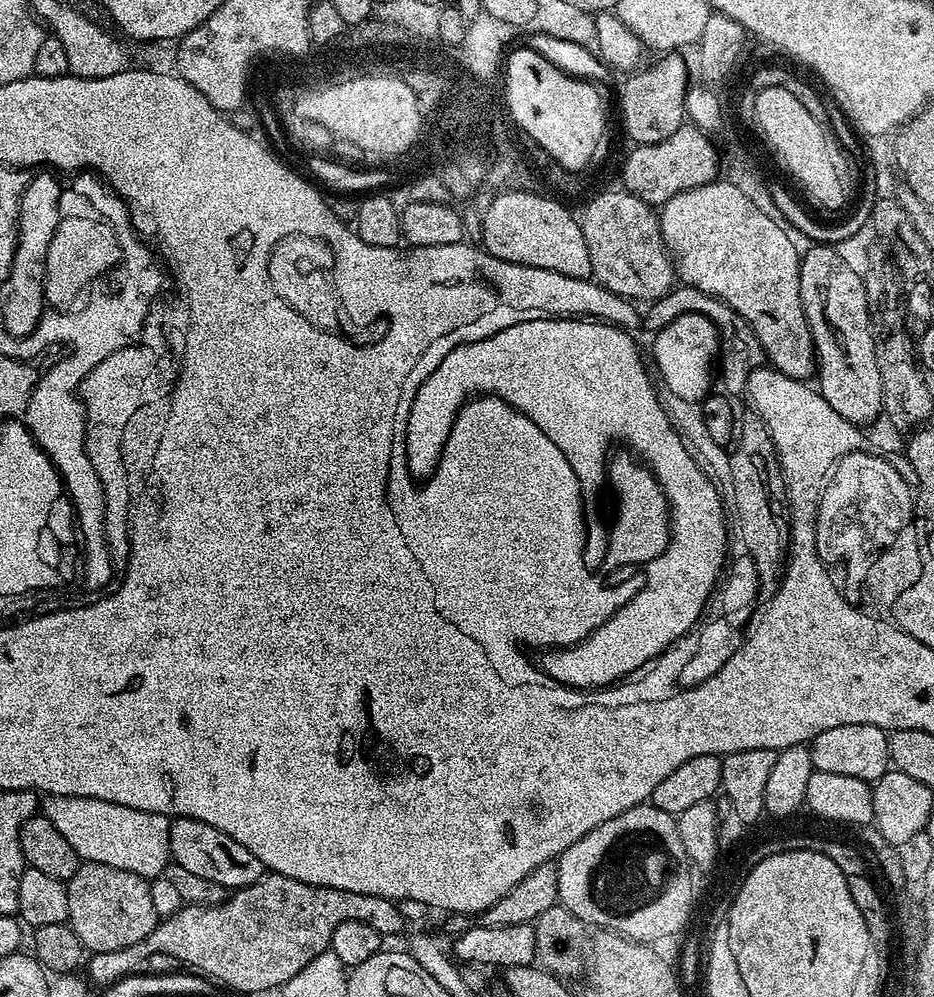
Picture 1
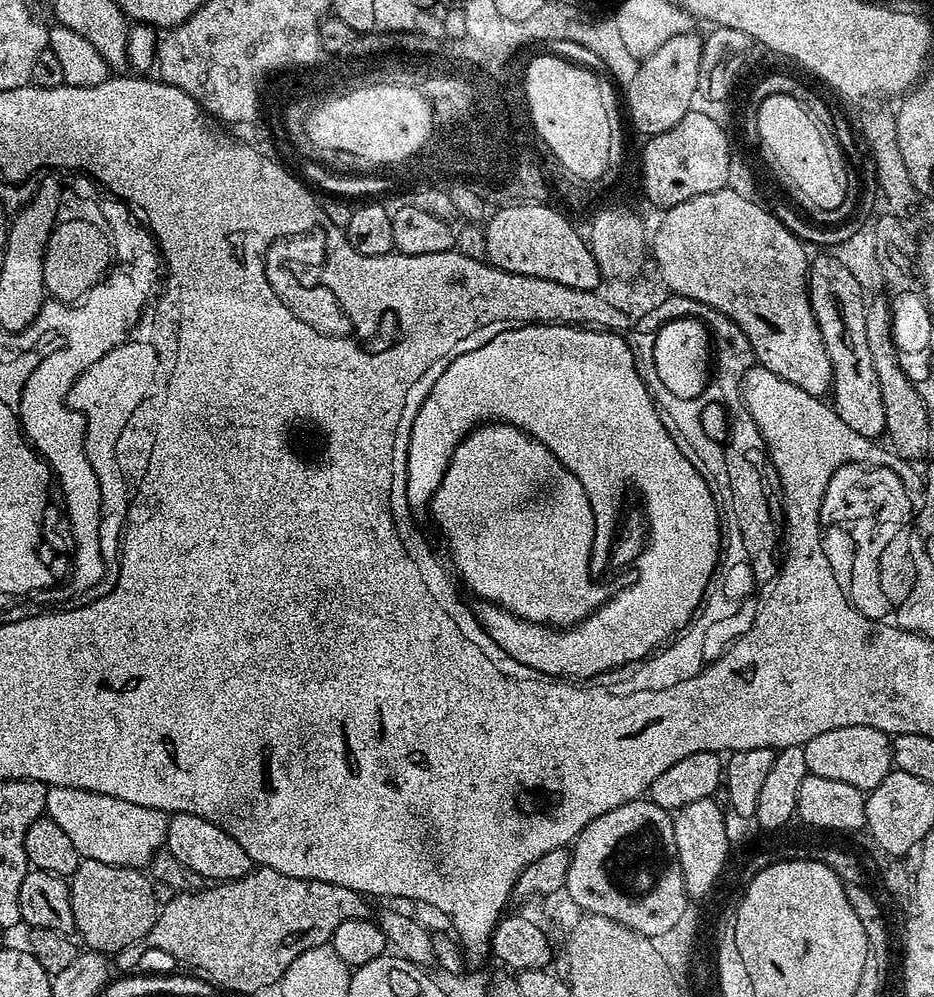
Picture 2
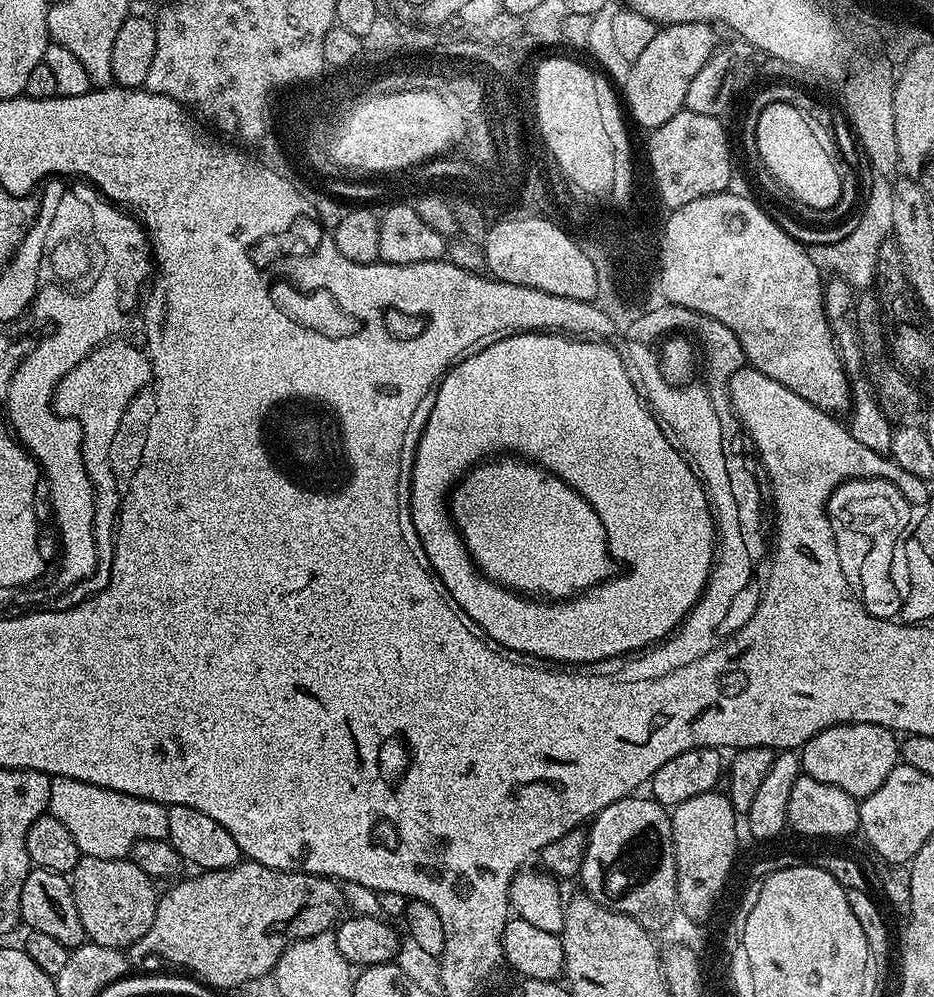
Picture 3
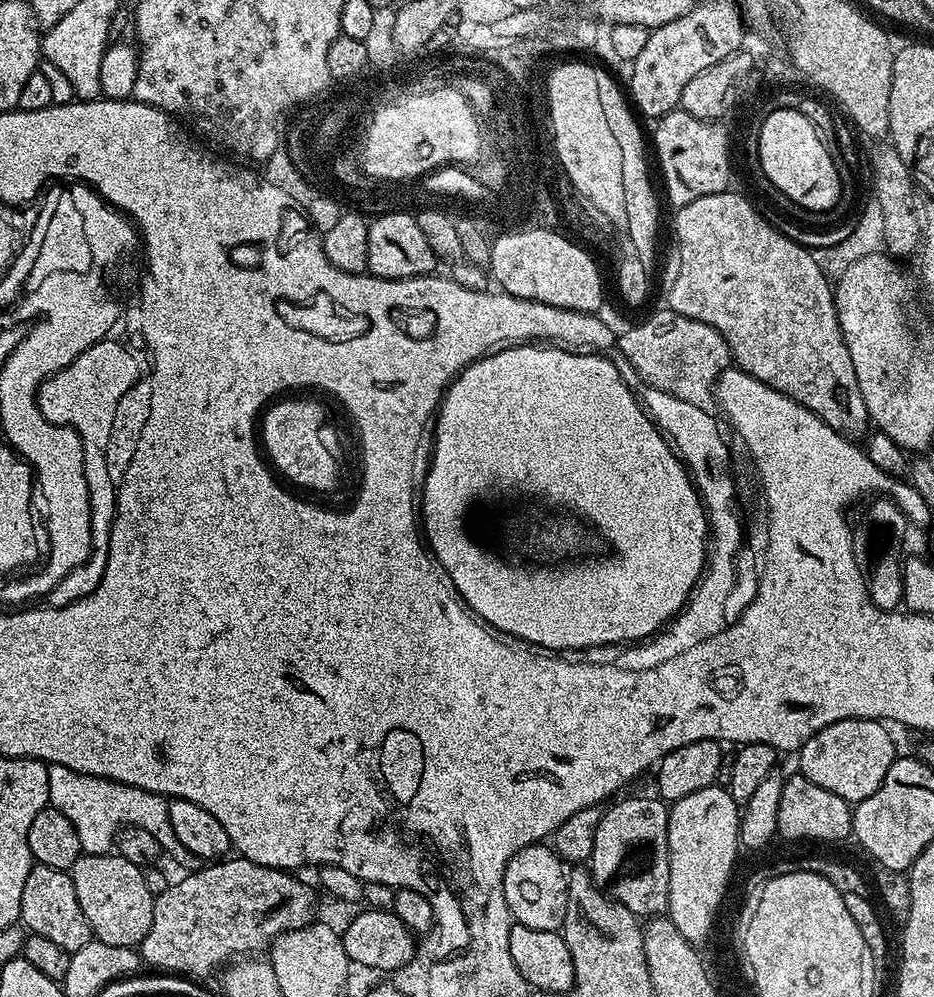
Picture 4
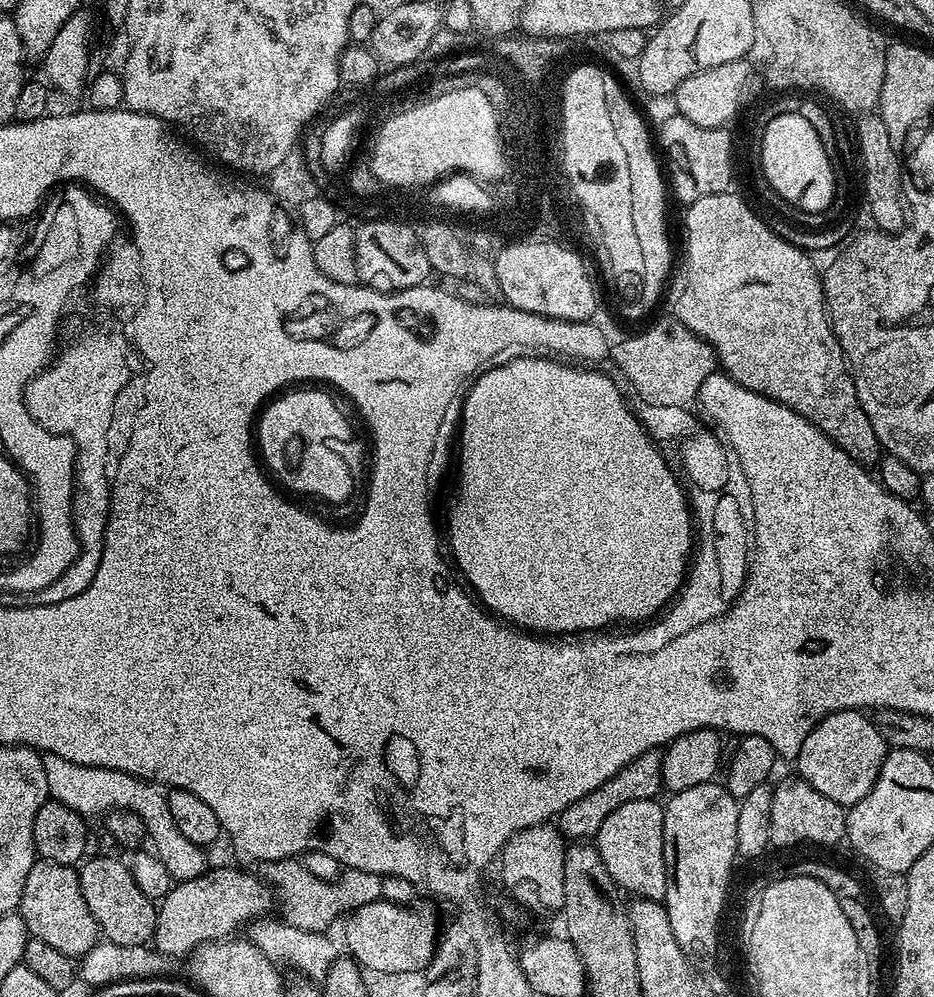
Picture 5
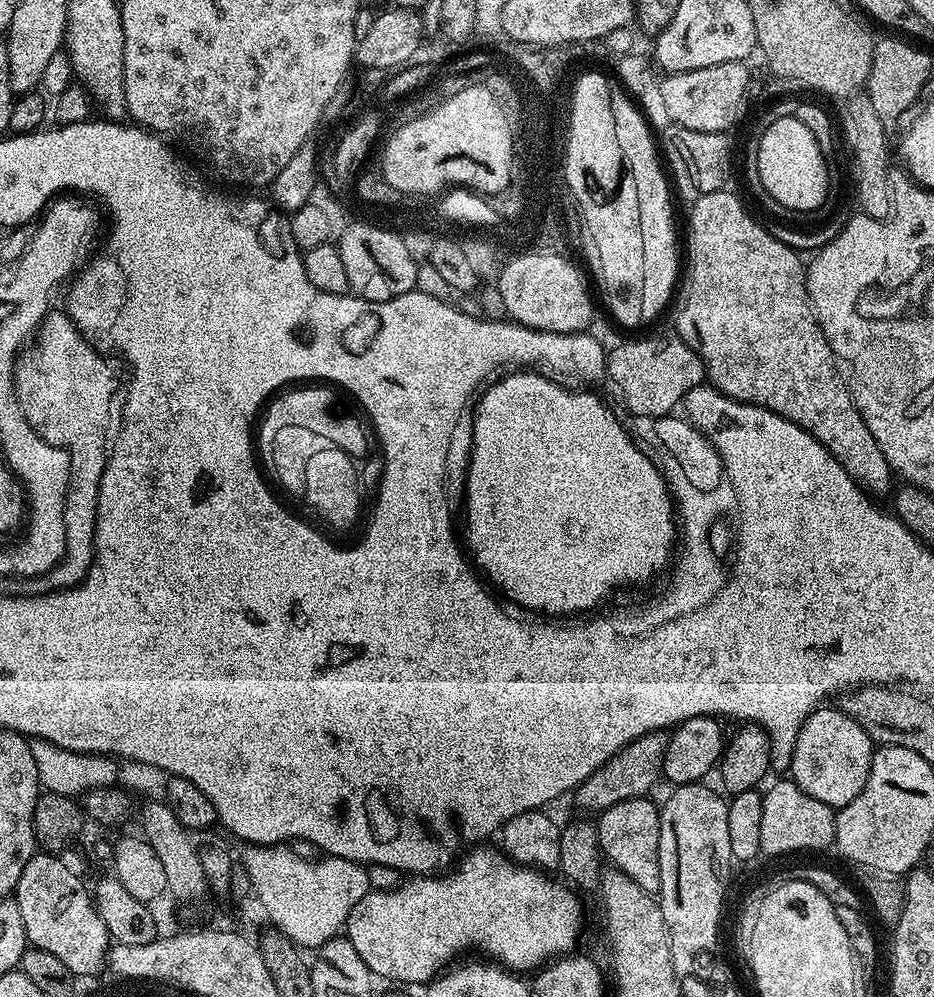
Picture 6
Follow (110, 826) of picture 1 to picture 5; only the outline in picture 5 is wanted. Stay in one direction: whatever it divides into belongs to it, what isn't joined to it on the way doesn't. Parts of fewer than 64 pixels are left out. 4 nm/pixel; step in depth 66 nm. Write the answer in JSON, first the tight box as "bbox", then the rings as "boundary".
{"bbox":[44,755,210,881],"boundary":[[[45,755],[44,765],[49,797],[62,802],[62,806],[70,806],[70,810],[74,810],[79,816],[103,818],[117,810],[136,812],[138,818],[142,818],[150,844],[152,840],[151,847],[154,849],[155,856],[166,866],[173,881],[198,878],[208,871],[210,861],[204,857],[205,849],[199,844],[190,842],[190,838],[185,838],[178,831],[178,825],[170,815],[165,789],[161,785],[151,780],[142,780],[139,776],[131,776],[122,770],[82,766],[78,762],[70,762],[66,758],[57,756]]]}

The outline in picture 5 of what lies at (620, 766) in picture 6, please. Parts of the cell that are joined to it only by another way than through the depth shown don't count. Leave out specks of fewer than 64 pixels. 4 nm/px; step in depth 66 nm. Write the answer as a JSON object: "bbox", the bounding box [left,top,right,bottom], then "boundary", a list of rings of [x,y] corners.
{"bbox":[558,750,664,842],"boundary":[[[653,750],[642,754],[627,764],[618,774],[610,777],[601,788],[590,790],[578,802],[574,802],[566,810],[562,810],[558,817],[558,829],[561,835],[568,842],[588,842],[602,830],[602,822],[618,810],[618,806],[626,806],[626,802],[638,802],[639,800],[655,800],[661,794],[664,788],[664,779],[662,778],[661,762],[663,757],[659,751]]]}

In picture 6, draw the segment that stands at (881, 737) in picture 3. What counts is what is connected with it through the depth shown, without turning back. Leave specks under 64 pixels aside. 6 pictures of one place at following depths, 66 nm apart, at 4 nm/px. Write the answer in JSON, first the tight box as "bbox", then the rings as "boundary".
{"bbox":[790,706,874,810],"boundary":[[[821,706],[809,714],[796,732],[796,742],[790,748],[790,779],[810,798],[818,798],[818,802],[839,810],[862,794],[862,786],[866,786],[870,774],[874,742],[840,707],[828,707]]]}

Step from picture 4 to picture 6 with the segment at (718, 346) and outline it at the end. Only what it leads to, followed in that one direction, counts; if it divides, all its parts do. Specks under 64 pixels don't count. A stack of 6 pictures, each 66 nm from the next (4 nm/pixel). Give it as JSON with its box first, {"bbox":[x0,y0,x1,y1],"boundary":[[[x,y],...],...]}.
{"bbox":[606,335,706,417],"boundary":[[[678,335],[669,336],[644,336],[641,340],[625,339],[618,350],[607,353],[606,376],[610,381],[616,383],[620,396],[624,399],[626,407],[632,411],[633,417],[637,416],[666,416],[673,411],[676,403],[678,405],[685,399],[688,391],[700,384],[705,383],[706,369],[698,354]]]}

